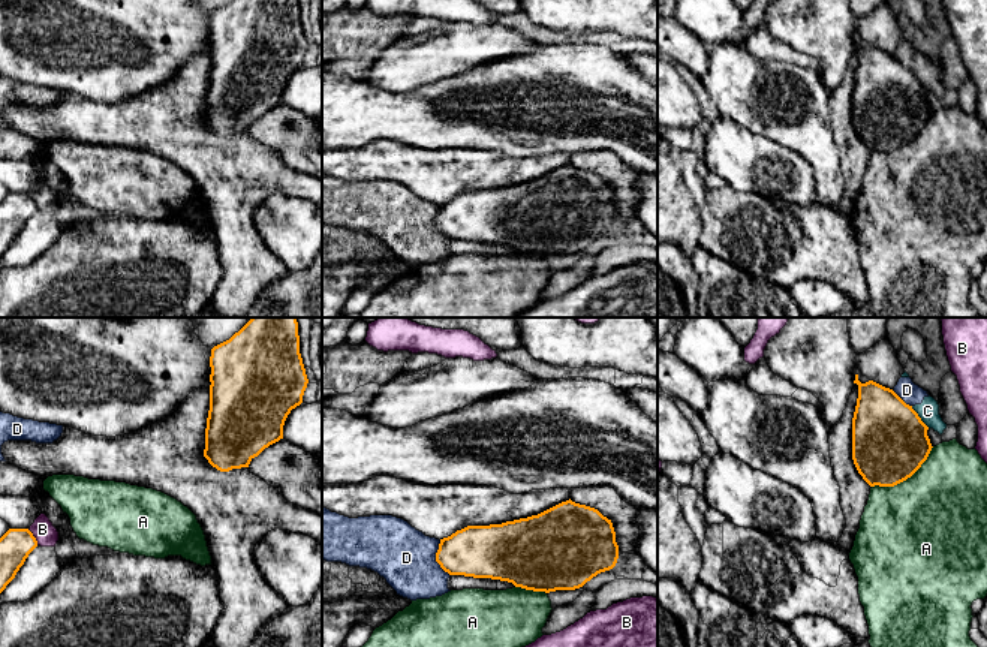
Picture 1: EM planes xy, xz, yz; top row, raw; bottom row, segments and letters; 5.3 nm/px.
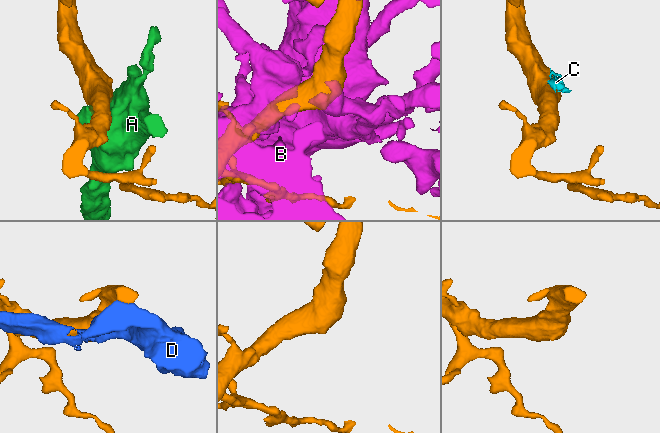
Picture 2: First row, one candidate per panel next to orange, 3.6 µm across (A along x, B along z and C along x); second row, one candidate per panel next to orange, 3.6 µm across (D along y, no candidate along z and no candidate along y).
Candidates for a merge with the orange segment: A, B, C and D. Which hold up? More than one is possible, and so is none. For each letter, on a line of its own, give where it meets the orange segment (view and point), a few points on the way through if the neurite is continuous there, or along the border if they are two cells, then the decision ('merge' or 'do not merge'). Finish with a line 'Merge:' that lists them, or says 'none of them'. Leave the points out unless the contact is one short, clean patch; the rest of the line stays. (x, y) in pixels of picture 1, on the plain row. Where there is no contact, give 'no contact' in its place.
A: contact yz (905, 144); do not merge
B: contact xy (33, 201); do not merge
C: contact yz (918, 81); do not merge
D: contact xz (436, 223); do not merge
Merge: none of them

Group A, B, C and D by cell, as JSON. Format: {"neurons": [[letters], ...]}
{"neurons": [["A"], ["B"], ["C", "D"]]}

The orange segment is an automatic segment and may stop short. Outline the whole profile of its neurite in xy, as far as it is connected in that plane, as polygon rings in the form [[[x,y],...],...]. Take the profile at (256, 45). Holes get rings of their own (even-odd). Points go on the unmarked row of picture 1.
[[[232,0],[211,13],[210,31],[210,75],[204,121],[220,136],[249,132],[265,112],[283,103],[288,79],[303,67],[309,43],[300,18],[300,0]]]

